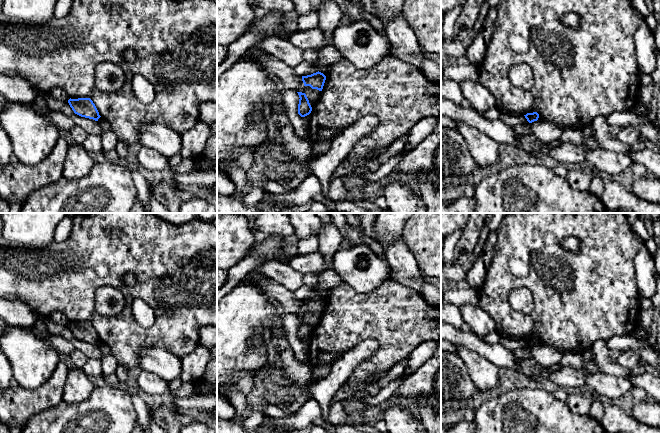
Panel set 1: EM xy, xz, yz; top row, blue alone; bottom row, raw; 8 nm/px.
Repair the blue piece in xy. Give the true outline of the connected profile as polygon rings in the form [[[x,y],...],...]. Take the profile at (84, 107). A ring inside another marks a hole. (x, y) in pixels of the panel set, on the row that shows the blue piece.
[[[90,98],[69,99],[68,103],[75,114],[98,121],[101,117],[99,112]]]

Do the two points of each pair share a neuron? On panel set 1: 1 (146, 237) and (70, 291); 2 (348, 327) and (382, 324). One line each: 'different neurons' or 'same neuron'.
1: same neuron
2: same neuron

